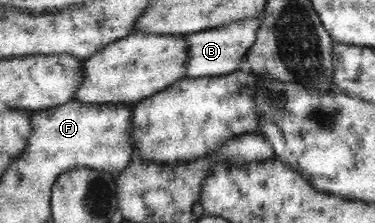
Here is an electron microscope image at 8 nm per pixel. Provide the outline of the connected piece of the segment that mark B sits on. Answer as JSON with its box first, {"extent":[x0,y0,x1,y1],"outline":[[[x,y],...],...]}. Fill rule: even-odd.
{"extent":[184,18,261,78],"outline":[[[261,18],[240,19],[238,22],[224,23],[212,30],[188,34],[186,42],[189,50],[184,77],[211,78],[212,76],[223,76],[239,69],[238,63],[244,59],[247,51],[256,42],[260,24]]]}

